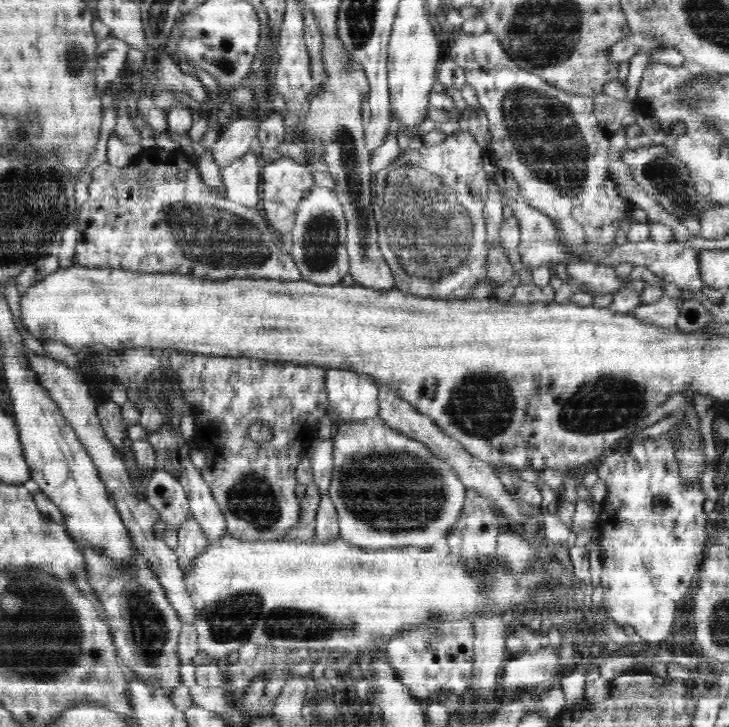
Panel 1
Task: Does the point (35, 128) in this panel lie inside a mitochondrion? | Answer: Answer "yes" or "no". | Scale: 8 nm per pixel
no

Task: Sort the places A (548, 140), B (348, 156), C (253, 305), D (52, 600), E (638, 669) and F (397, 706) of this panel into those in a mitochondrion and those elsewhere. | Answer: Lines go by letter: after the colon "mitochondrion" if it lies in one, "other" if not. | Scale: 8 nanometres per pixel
A: mitochondrion
B: mitochondrion
C: other
D: mitochondrion
E: other
F: other

